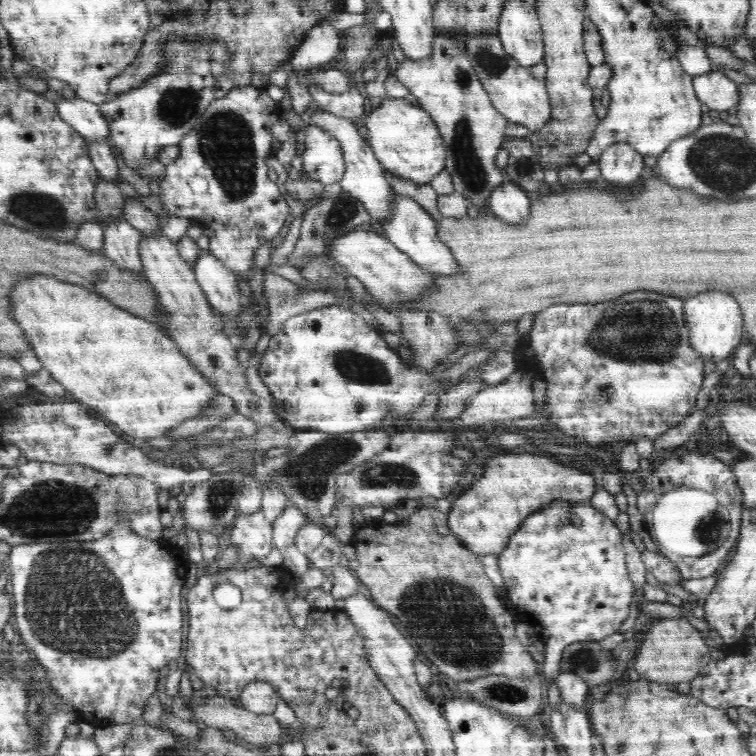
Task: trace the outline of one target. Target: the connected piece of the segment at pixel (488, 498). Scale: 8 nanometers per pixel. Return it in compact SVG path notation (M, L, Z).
M502 454L502 456L495 456L494 458L488 458L486 460L486 466L484 467L484 472L482 478L479 478L475 482L471 483L460 495L460 498L457 498L451 504L451 508L447 514L448 516L448 528L452 531L452 534L456 534L458 541L465 547L470 550L473 554L478 556L480 555L498 555L504 548L506 548L506 543L512 538L512 534L520 528L520 523L524 522L525 518L528 518L531 514L534 514L538 509L545 507L547 504L550 504L554 501L570 501L570 502L588 502L591 500L592 495L596 490L596 480L590 473L580 472L580 470L574 470L555 462L552 458L546 456L534 456L534 454Z

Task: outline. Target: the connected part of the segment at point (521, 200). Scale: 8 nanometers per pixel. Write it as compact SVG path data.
M506 181L493 191L489 198L490 206L487 209L489 213L512 224L528 220L528 214L530 214L528 208L531 208L532 204L525 190L515 183Z

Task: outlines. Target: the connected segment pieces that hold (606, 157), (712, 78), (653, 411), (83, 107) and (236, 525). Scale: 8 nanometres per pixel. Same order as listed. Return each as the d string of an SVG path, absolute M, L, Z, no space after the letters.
M624 142L612 144L599 156L600 174L604 180L628 186L642 178L643 156Z
M710 72L692 77L692 83L698 101L710 111L729 111L740 102L738 84L720 72Z
M632 292L616 300L600 302L600 304L558 304L558 306L548 306L548 310L542 310L536 314L532 332L524 336L524 346L519 348L520 354L515 361L516 370L530 371L540 376L546 382L545 410L549 416L548 424L554 426L556 430L562 430L567 436L580 438L580 447L585 445L599 445L600 443L613 443L616 440L627 440L636 443L639 439L651 441L674 425L680 423L694 408L696 396L700 392L705 373L704 360L690 345L688 345L687 324L684 322L684 312L682 312L682 300L676 298L666 298L660 294L652 292Z
M79 97L62 99L55 104L60 118L70 124L86 142L106 142L110 137L108 120L100 113L100 105Z
M260 510L252 514L237 514L232 517L231 545L239 549L240 560L260 560L273 550L272 523Z

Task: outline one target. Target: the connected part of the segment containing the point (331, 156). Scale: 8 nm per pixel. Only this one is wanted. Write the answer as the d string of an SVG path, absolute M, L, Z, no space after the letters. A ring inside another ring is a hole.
M307 128L304 151L302 152L303 171L312 180L322 184L340 183L346 170L342 149L332 144L320 129Z

